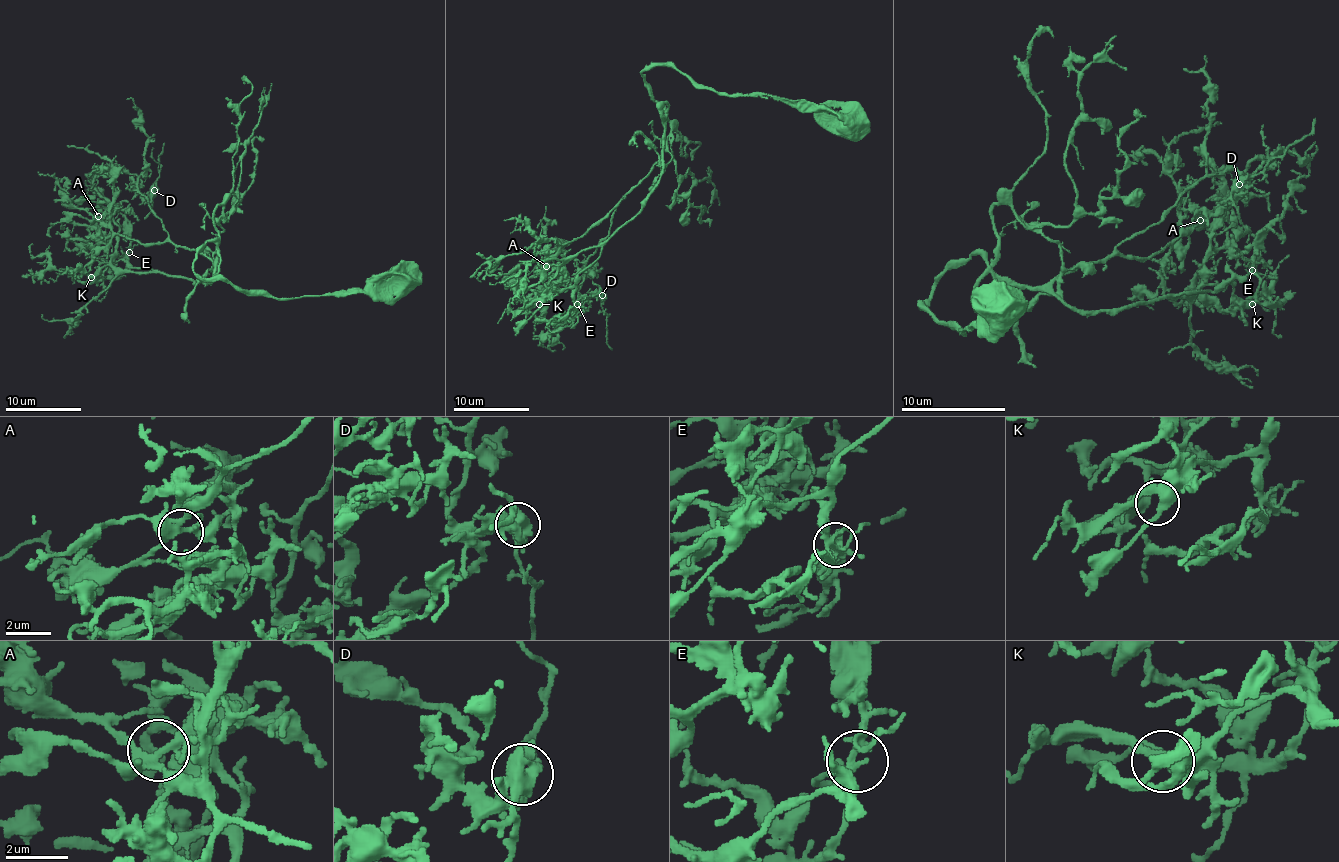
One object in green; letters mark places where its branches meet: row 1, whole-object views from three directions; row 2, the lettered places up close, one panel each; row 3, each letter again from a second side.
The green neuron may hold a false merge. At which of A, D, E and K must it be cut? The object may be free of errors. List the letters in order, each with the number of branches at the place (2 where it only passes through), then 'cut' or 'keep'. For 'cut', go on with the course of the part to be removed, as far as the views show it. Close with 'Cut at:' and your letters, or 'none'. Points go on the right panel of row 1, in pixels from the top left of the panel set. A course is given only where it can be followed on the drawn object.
A: 5 branches meet; keep
D: 4 branches meet; cut; foreign part runs (1239, 184), (1257, 176), (1267, 163), (1306, 137), (1314, 119)
E: 7 branches meet; keep
K: 4 branches meet; keep
Cut at: D

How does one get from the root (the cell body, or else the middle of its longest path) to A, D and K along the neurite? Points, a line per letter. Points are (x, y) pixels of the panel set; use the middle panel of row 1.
A: (850, 124), (771, 96), (697, 89), (669, 66), (648, 66), (641, 75), (665, 111), (661, 158), (546, 266)
D: (850, 124), (648, 66), (641, 75), (665, 111), (661, 158), (588, 258), (578, 292), (601, 294)
K: (850, 124), (648, 66), (641, 75), (665, 111), (658, 185), (575, 283), (539, 304)

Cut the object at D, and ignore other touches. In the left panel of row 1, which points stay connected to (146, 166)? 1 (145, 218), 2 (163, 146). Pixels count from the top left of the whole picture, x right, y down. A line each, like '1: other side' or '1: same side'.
1: other side
2: other side

